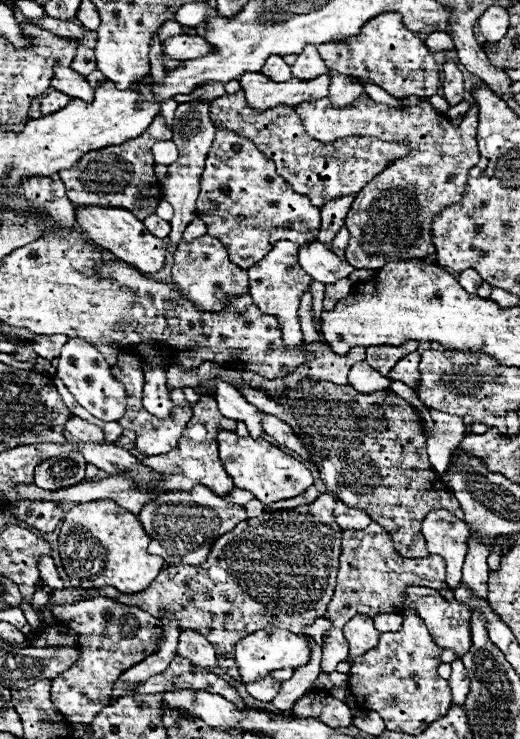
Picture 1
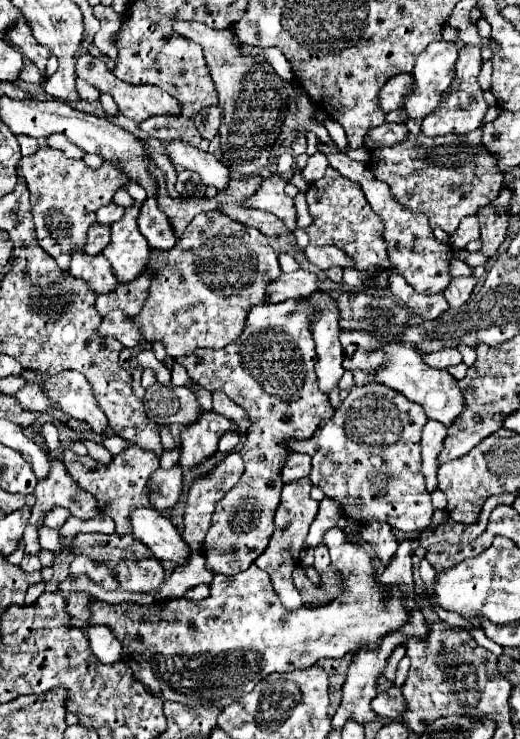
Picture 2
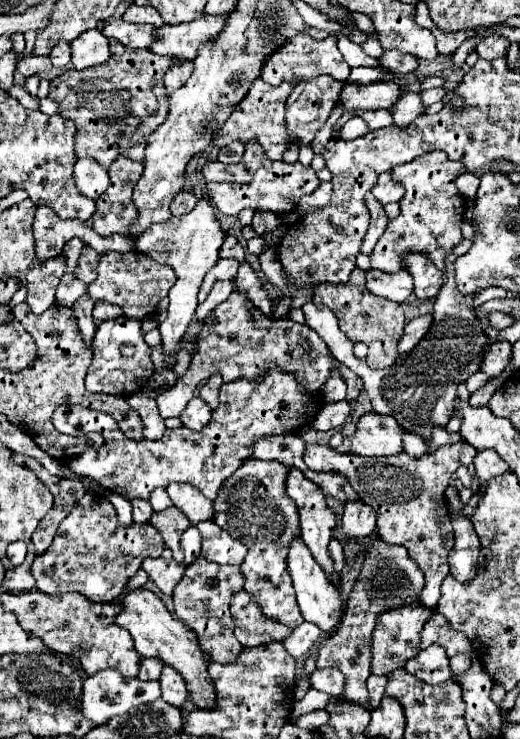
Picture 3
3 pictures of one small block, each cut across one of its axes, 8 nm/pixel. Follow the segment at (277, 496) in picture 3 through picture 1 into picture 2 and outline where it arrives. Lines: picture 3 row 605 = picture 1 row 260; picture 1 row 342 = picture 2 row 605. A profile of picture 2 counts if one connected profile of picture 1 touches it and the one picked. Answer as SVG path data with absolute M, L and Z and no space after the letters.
M300 478L300 480L290 482L290 484L284 486L282 502L280 502L280 506L276 510L276 516L274 516L274 534L272 534L272 538L268 542L268 548L256 560L256 564L270 574L272 586L274 586L280 602L290 610L296 610L296 608L302 606L300 592L296 590L296 586L292 582L292 572L300 562L302 544L304 544L308 528L310 528L310 524L312 524L312 520L316 518L316 512L318 512L318 502L312 500L310 490L312 490L310 478Z

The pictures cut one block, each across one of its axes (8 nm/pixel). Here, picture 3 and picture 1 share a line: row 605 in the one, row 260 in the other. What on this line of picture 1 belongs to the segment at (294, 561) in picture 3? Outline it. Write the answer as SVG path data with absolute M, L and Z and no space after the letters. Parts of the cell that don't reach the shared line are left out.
M310 242L300 246L298 262L304 272L308 272L314 280L322 284L334 284L340 278L346 278L354 272L350 264L340 260L332 250L318 242Z

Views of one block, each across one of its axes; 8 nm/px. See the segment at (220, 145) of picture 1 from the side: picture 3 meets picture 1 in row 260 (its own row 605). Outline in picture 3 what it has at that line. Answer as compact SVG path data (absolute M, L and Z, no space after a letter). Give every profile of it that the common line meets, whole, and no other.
M242 592L234 596L232 616L236 622L234 636L242 646L254 648L278 640L278 624L262 618L262 612L258 610L258 604L252 602L250 594Z

